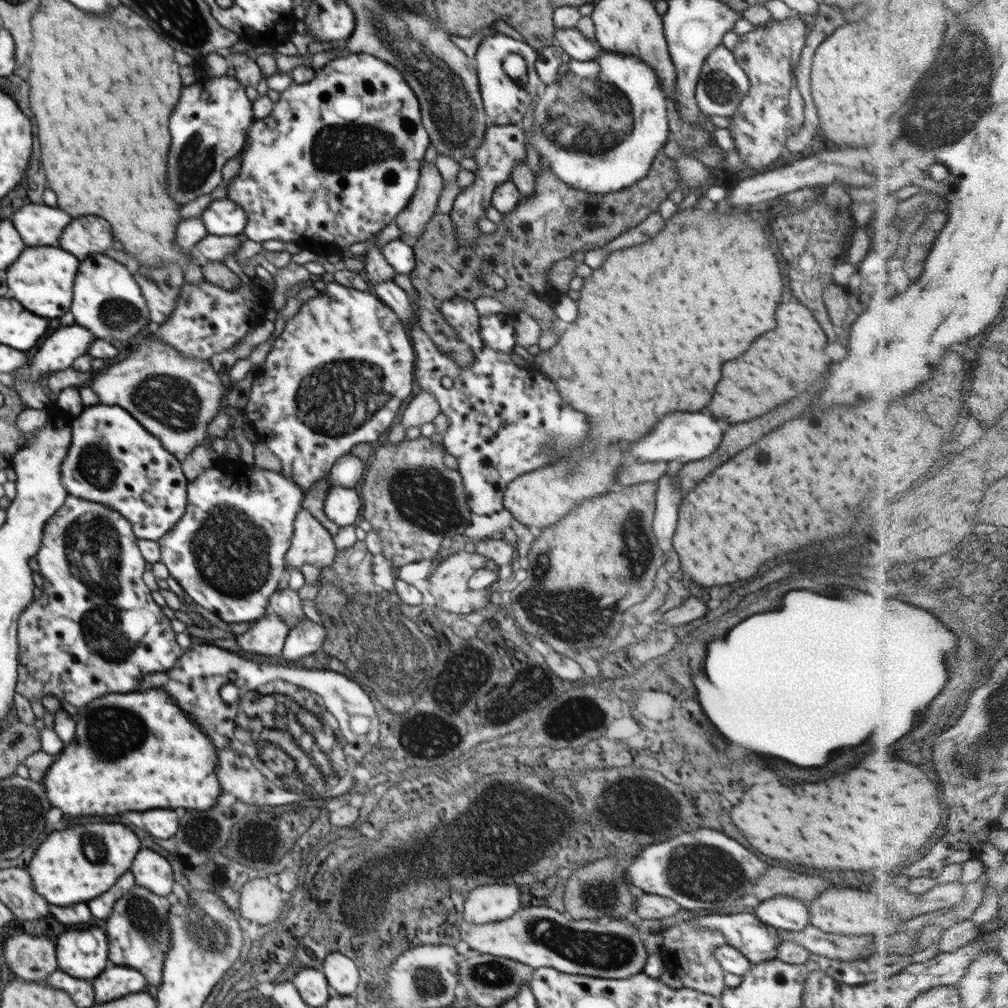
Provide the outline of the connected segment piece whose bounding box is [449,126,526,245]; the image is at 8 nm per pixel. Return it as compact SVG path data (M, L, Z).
M489 126L484 136L484 142L476 148L473 159L477 162L474 182L457 195L453 209L449 213L455 222L457 239L461 245L472 245L482 238L482 232L476 226L475 220L486 217L485 210L491 205L495 188L503 182L511 180L514 167L526 160L526 137L519 126Z

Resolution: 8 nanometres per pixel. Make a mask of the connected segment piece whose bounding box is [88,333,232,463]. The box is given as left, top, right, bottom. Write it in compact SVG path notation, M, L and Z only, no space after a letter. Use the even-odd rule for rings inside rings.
M150 333L146 334L146 339L144 339L136 352L131 353L122 361L114 363L106 370L97 371L93 379L90 380L88 387L98 395L100 404L106 404L108 406L116 405L127 410L146 430L148 430L148 432L150 432L150 434L156 436L156 438L162 443L162 446L170 452L170 454L173 454L179 461L185 463L192 450L203 442L208 424L216 414L220 412L221 406L225 407L225 397L229 392L231 385L232 384L226 377L212 369L210 360L196 360L193 356L180 354L175 348L171 347L171 344L164 344L159 338L157 338L157 336L153 336L153 334Z

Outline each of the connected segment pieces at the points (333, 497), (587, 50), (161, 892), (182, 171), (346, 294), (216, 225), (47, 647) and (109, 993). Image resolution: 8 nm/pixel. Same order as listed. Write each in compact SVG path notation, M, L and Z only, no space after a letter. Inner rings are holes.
M332 487L324 502L324 513L341 528L353 524L358 518L362 505L354 489Z
M577 29L555 30L554 37L556 44L571 60L580 62L596 60L602 50L597 42L587 40Z
M140 850L132 862L136 884L152 890L158 896L171 896L174 873L170 862L152 850Z
M229 75L210 77L182 88L182 96L170 118L172 148L168 156L168 194L178 204L188 204L198 196L210 194L222 182L222 167L245 147L247 131L255 120L253 103L246 95L245 86Z
M336 281L328 283L326 289L318 297L304 301L299 311L286 320L284 331L275 338L265 363L260 366L252 380L250 396L245 406L249 427L255 432L257 440L264 442L280 459L282 463L281 473L284 478L294 480L307 493L308 490L314 488L318 481L328 478L336 460L350 453L352 447L360 443L371 443L376 446L384 440L386 431L390 428L390 424L394 422L402 402L412 395L412 388L414 388L415 380L413 376L416 355L407 331L407 326L402 324L399 316L389 306L380 301L372 291L367 292L355 288L346 288Z
M227 198L212 201L201 215L208 234L237 236L243 234L247 216L243 208Z
M76 496L66 498L64 505L52 516L44 527L44 537L42 537L42 545L36 554L36 558L40 567L40 572L44 588L42 596L38 599L33 597L33 601L28 608L24 609L24 613L18 619L18 642L19 642L19 661L18 661L18 678L16 692L25 696L26 699L42 698L43 696L54 696L61 702L68 702L76 708L86 706L92 700L102 698L107 694L129 693L142 689L140 680L144 675L162 672L171 669L181 657L182 650L180 645L176 643L176 633L170 627L170 621L163 613L163 610L152 599L151 590L142 581L142 574L145 573L147 560L142 556L139 550L136 536L132 532L132 523L126 520L124 516L120 516L112 507L105 507L104 504L96 504L82 500Z
M119 965L107 967L94 980L94 992L96 992L94 998L96 1002L102 1002L102 1004L147 989L147 982L140 972Z

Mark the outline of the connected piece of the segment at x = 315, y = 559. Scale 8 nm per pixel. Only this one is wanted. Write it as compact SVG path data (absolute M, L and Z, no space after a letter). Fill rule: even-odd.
M301 509L296 515L290 549L285 556L287 566L300 569L303 564L313 564L320 570L331 566L336 552L329 531L308 510Z

